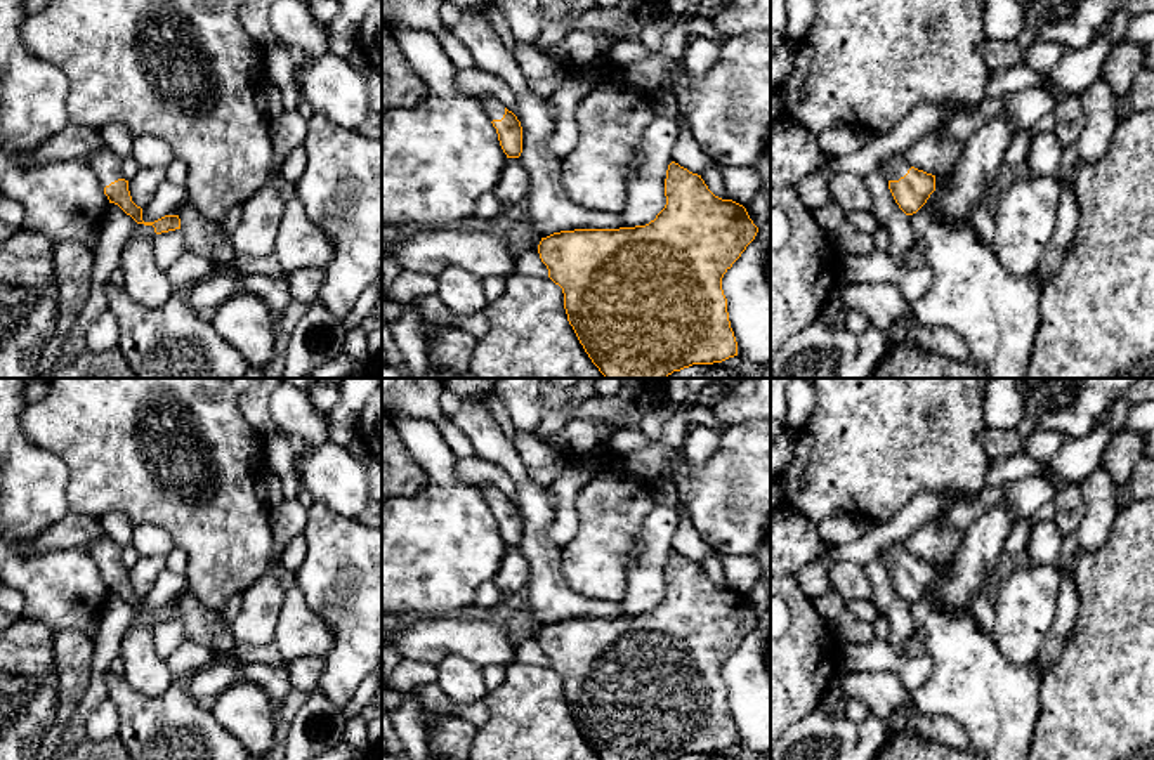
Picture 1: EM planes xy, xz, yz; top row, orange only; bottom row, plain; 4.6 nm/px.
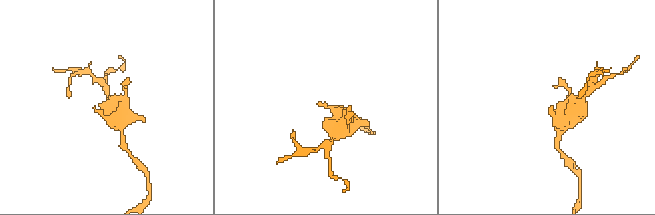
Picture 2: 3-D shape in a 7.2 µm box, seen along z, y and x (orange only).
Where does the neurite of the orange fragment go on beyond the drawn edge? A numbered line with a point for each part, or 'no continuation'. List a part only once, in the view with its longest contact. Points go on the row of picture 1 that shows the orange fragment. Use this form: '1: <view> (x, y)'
1: yz (896, 167)

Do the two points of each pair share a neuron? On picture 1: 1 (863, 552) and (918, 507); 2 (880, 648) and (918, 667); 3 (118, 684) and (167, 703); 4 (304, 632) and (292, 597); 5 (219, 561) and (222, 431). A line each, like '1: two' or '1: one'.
1: one
2: one
3: one
4: one
5: one

